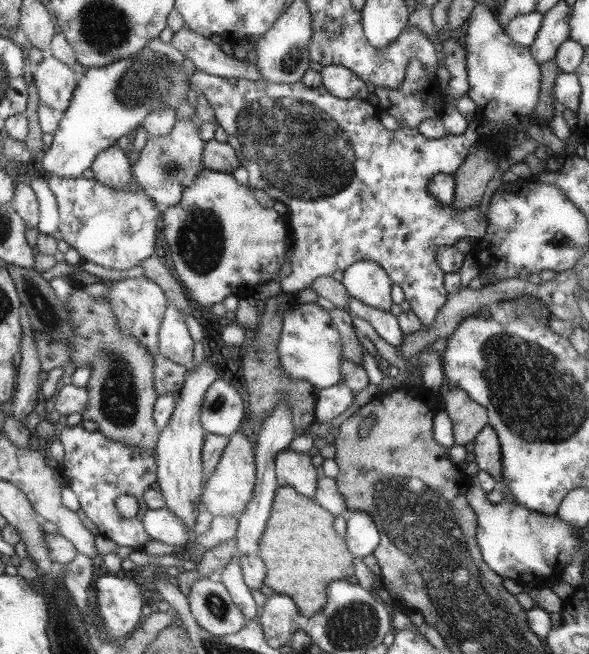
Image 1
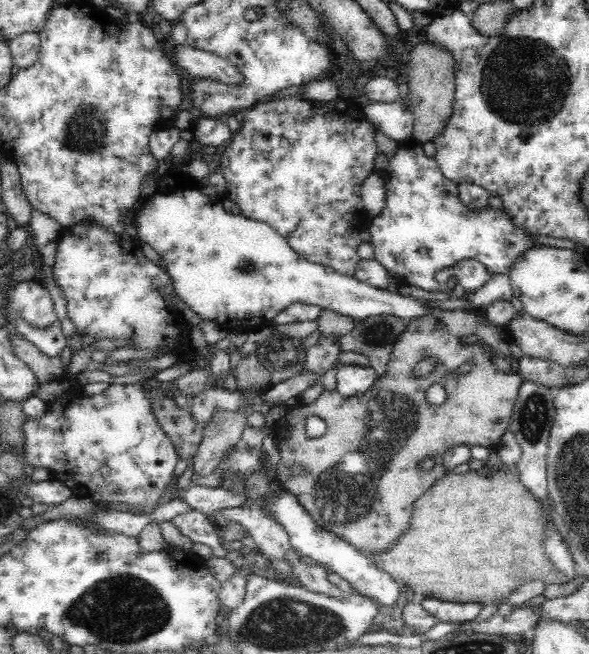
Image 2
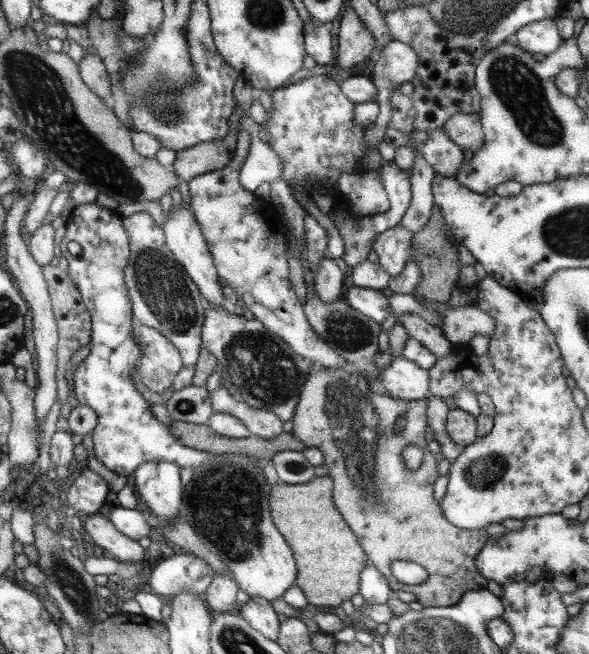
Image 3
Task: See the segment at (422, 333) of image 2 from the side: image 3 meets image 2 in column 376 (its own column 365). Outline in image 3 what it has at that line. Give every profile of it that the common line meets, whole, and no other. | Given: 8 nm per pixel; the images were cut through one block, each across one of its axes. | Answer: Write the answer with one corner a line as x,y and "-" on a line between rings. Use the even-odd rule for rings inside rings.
314,366
309,372
307,379
305,380
304,386
301,388
301,395
299,396
298,404
294,409
293,420
293,431
292,434
300,441
305,444
308,448
317,448
321,450
324,455
323,465
328,469
328,476
333,480
333,499
336,501
338,510
345,517
346,522
349,524
349,528
353,529
353,533
356,534
358,541
360,542
362,549
365,550
366,556
369,558
370,564
372,564
384,577
388,579
389,588
392,592
406,592
416,596
416,601
424,607
439,607
439,606
454,606
459,604
462,600
462,596
466,593
474,590
484,590
488,586
489,579
480,576
477,566
474,566
474,556
478,556
482,548
488,543
490,538
486,529
482,530
462,530
454,527
450,524
449,520
446,520
445,514
442,514
443,510
440,510
440,506
434,502
434,496
432,496
432,486
434,486
434,480
438,478
438,472
436,472
436,466
426,466
430,462
428,449
429,442
426,441
426,432
429,429
428,419
426,419
426,406
428,399
416,400
408,405
408,401
391,397
390,395
380,394
375,392
374,388
371,388
369,382
359,374
358,372
351,373
343,368
325,368
-
403,416
406,418
407,425
400,433
394,433
394,424
398,422
398,418
-
416,445
424,451
423,464
420,465
418,470
412,472
406,468
402,458
402,451
405,446
-
396,560
413,561
416,564
420,564
422,568
428,572
429,577
426,579
424,584
407,585
402,584
396,577
390,572
392,562

